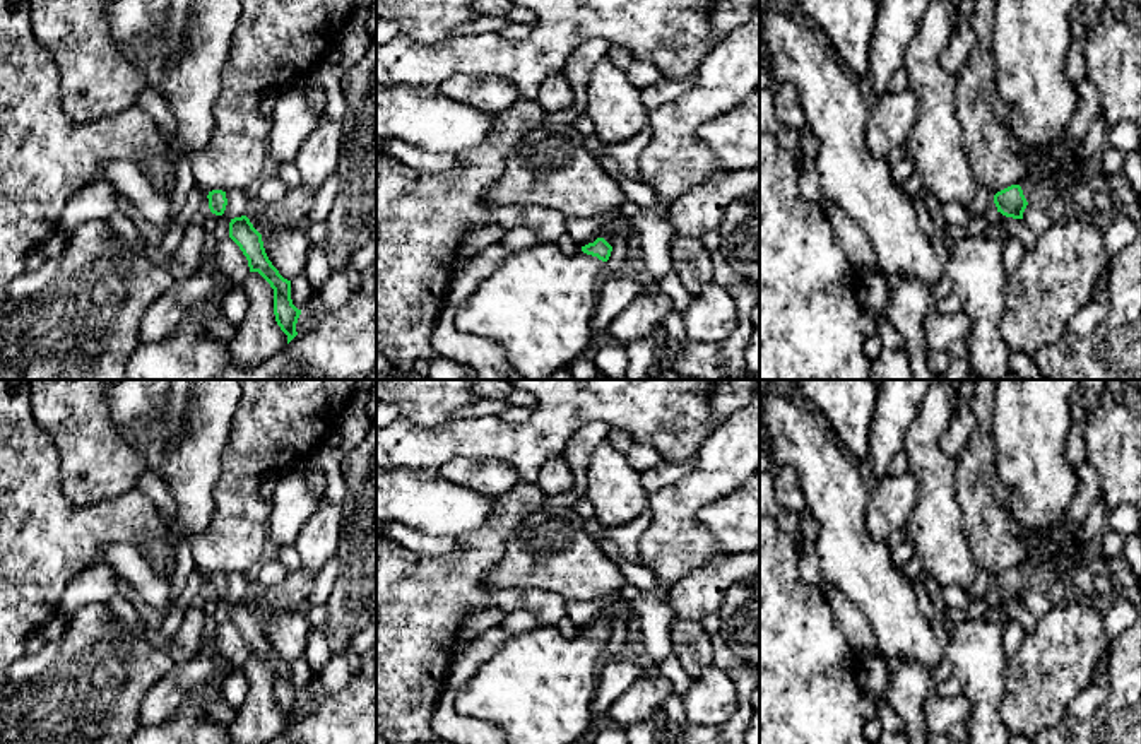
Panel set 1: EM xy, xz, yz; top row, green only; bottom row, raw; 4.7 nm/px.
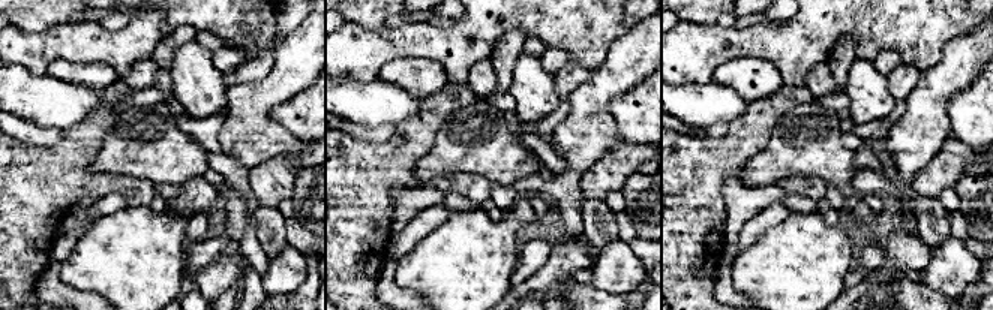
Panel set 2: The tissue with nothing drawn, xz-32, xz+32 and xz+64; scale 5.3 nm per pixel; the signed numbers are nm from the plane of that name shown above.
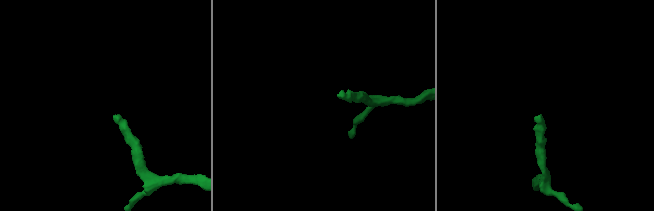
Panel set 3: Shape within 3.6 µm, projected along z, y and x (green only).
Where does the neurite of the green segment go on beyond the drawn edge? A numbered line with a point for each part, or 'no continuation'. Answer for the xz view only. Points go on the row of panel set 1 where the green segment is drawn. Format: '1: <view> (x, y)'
1: xz (537, 305)

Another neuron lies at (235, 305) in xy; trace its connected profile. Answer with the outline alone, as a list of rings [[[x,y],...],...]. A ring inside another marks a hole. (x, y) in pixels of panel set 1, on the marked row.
[[[233,286],[222,299],[221,311],[231,323],[239,325],[248,313],[248,306],[250,299],[243,287]]]

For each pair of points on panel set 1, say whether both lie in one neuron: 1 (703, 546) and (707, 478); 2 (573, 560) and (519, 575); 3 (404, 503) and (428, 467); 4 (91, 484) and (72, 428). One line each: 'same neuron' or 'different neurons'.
1: same neuron
2: same neuron
3: different neurons
4: same neuron

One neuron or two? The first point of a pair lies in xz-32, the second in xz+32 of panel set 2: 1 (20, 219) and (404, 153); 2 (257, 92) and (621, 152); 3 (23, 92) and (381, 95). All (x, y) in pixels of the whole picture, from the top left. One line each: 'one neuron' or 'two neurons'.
1: one neuron
2: two neurons
3: one neuron

